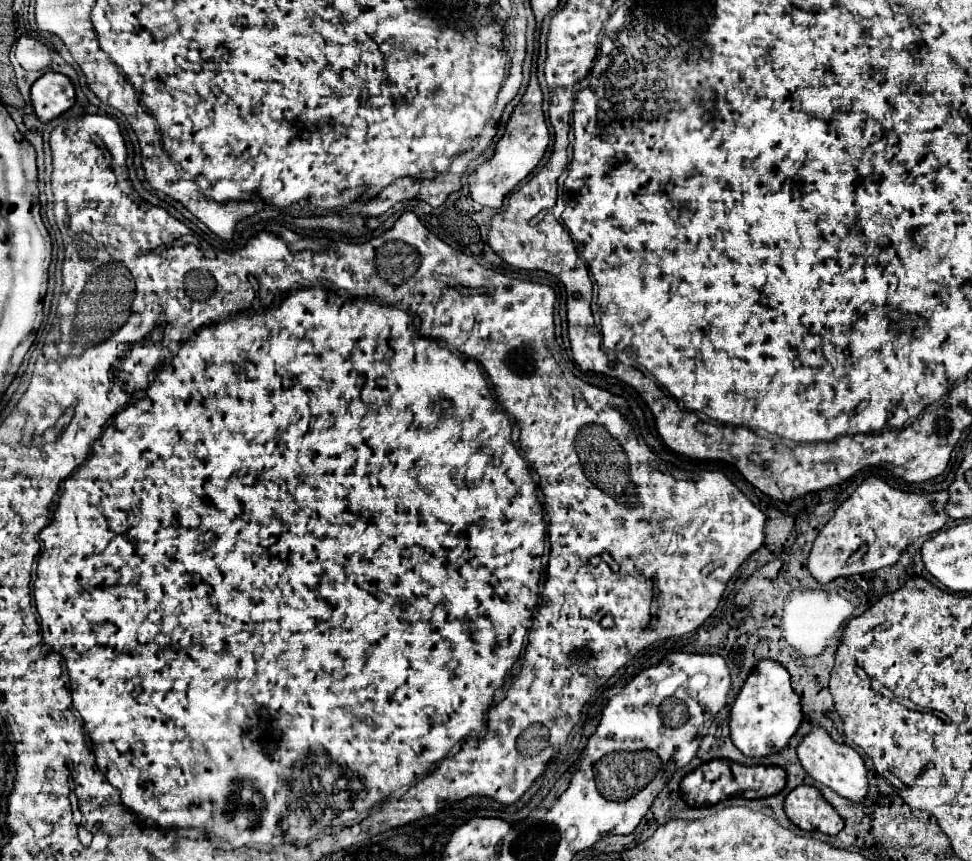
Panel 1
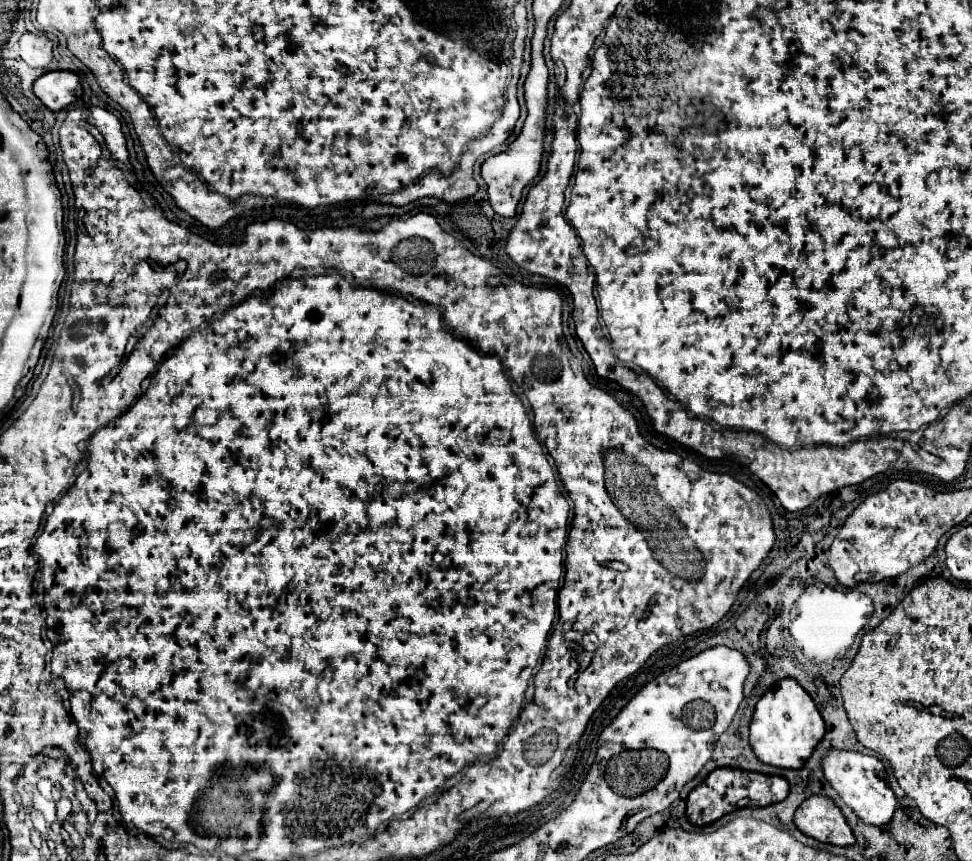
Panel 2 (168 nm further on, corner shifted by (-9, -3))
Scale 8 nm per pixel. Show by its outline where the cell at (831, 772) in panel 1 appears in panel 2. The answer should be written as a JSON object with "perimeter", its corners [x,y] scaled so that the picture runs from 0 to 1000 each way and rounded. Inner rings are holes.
{"perimeter":[[[852,871],[852,876],[846,883],[846,897],[854,913],[864,922],[864,927],[891,955],[899,959],[912,959],[922,941],[922,927],[920,920],[914,915],[909,887],[899,880],[885,873],[872,873],[872,871]]]}

